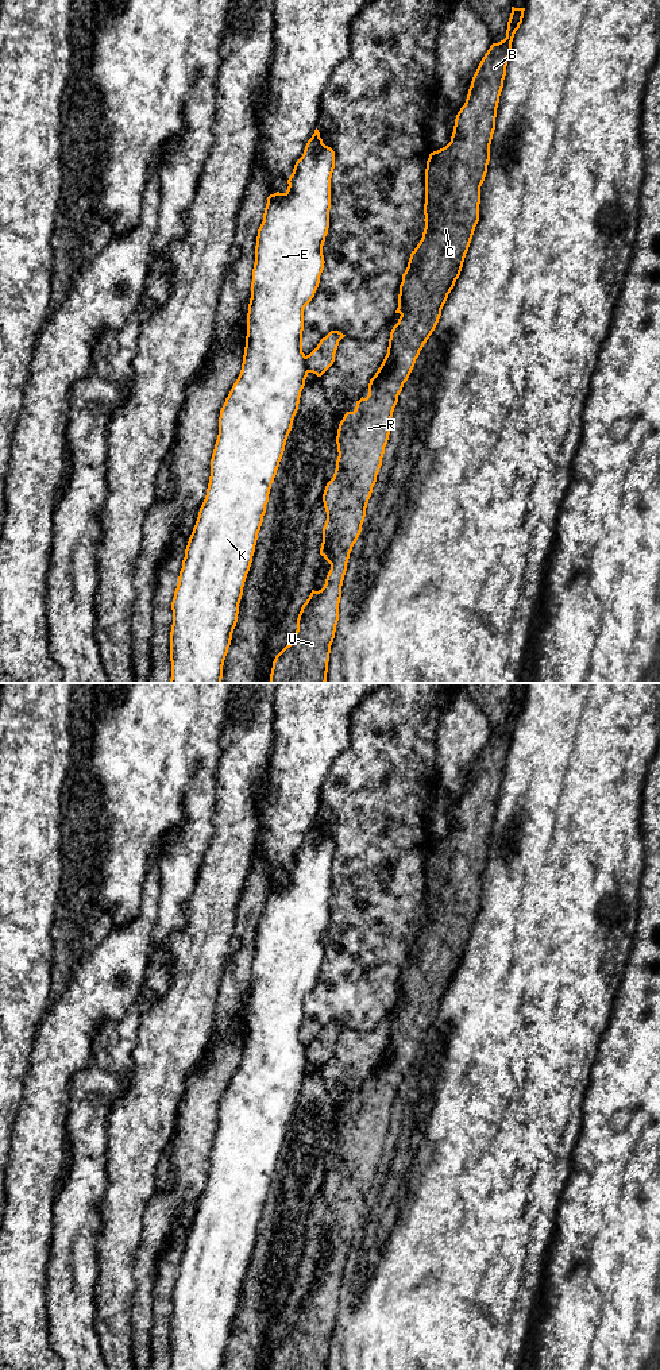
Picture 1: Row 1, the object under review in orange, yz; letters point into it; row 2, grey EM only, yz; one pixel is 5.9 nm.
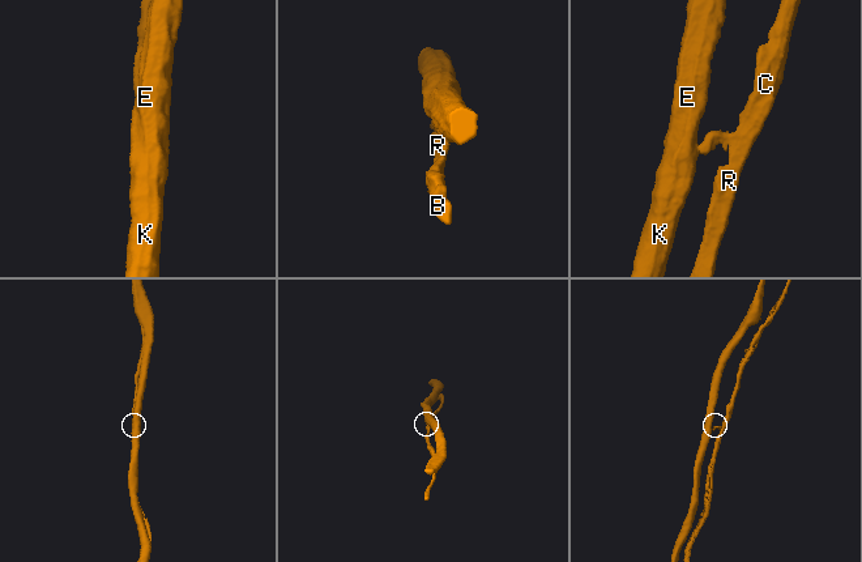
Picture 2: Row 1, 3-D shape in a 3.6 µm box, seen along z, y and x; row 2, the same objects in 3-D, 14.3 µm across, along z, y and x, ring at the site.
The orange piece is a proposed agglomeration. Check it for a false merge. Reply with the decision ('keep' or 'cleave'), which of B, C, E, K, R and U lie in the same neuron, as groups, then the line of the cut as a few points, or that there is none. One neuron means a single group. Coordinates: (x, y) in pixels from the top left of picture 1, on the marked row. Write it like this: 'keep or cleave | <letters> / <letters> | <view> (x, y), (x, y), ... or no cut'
cleave | B C R U / E K | yz (305, 357), (309, 371)

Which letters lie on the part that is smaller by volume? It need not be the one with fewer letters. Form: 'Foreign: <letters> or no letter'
Foreign: B, C, R, U

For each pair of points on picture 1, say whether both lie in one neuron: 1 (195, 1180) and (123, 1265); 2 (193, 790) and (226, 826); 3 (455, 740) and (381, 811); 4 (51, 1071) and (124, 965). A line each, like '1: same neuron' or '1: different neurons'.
1: different neurons
2: different neurons
3: different neurons
4: same neuron

